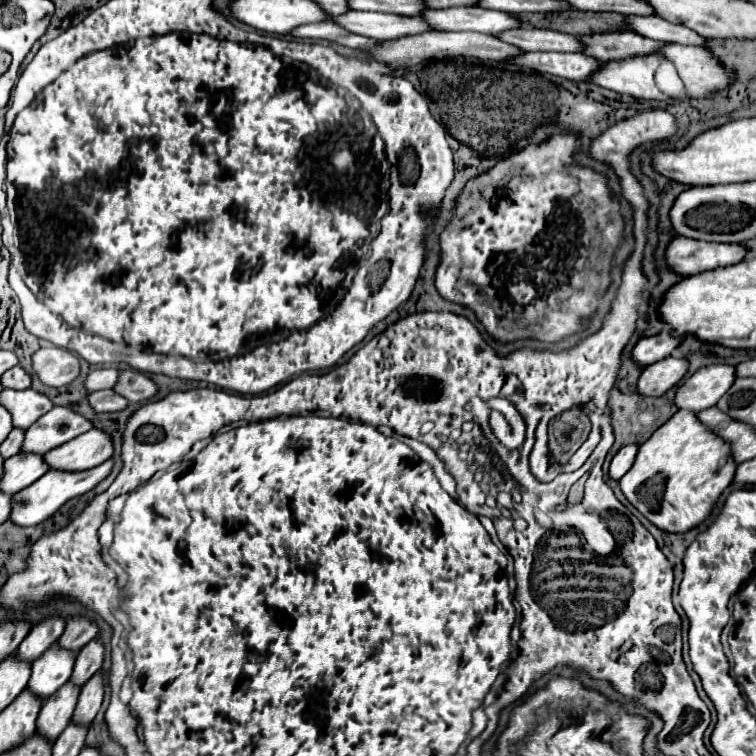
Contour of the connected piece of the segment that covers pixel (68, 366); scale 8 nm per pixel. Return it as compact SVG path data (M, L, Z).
M58 346L42 348L32 356L34 374L48 386L68 386L80 374L78 358Z

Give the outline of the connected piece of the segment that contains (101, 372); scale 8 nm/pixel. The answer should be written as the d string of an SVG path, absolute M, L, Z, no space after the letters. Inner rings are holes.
M94 368L86 378L86 388L90 392L104 390L104 388L114 388L118 378L120 378L118 368Z

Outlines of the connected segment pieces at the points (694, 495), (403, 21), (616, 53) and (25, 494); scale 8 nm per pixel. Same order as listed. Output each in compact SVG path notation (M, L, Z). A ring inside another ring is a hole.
M678 410L666 424L662 424L650 436L648 442L644 442L640 446L634 466L620 480L620 488L622 488L624 496L630 500L630 504L634 508L638 508L638 512L642 516L646 516L652 524L656 524L660 530L686 532L690 528L696 528L698 524L702 524L710 516L716 500L720 498L724 488L734 480L734 472L736 472L738 464L732 460L734 458L732 458L730 442L716 436L706 424L702 424L698 418L698 412ZM722 456L730 456L724 466L720 466Z
M354 10L352 14L344 14L344 18L332 16L330 20L340 22L340 26L348 26L348 30L352 30L354 34L372 36L378 40L394 40L408 34L424 34L434 30L422 16L396 16Z
M634 32L598 34L584 38L584 42L588 42L588 54L600 60L626 60L636 56L648 56L666 46L666 42L652 40Z
M106 460L104 464L90 468L90 470L80 470L80 472L64 472L64 470L50 470L48 474L44 474L44 478L36 480L32 486L24 488L20 494L14 496L14 508L12 508L12 522L18 526L36 526L40 522L44 522L46 518L50 518L64 502L68 502L70 498L82 496L90 490L94 490L110 472L112 472L114 460Z

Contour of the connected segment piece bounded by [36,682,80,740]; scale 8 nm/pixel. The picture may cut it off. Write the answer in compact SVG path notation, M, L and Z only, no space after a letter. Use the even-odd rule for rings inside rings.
M66 682L64 686L60 686L60 690L56 690L56 694L48 696L36 720L40 734L50 740L56 740L56 734L64 730L64 724L68 724L68 718L72 718L74 714L78 694L80 686L76 686L74 682Z

